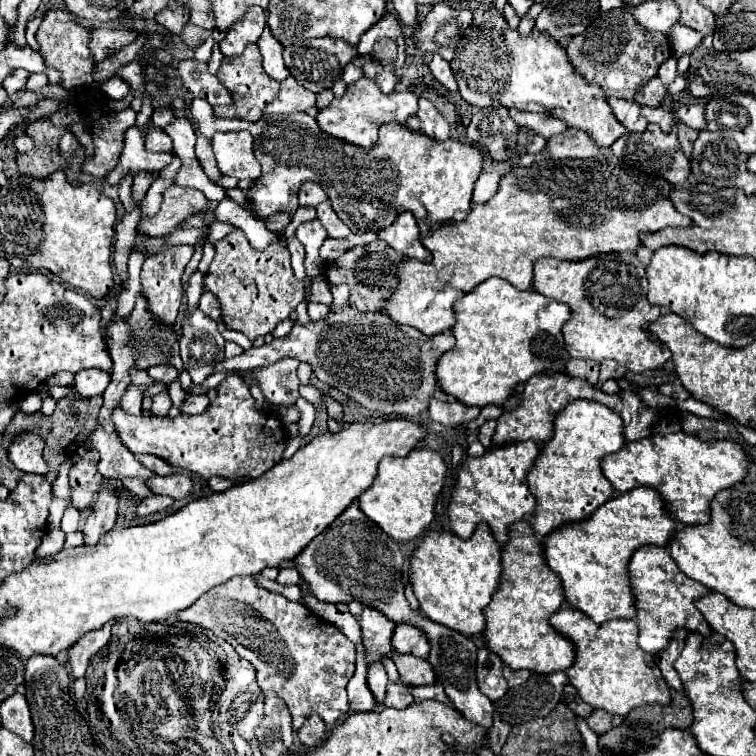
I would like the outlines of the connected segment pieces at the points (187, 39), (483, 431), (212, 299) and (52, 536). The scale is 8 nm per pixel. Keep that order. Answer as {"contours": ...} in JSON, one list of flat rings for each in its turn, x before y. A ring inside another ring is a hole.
{"contours":[[[187,23,181,31,181,41,189,47,189,49,197,49,199,45,205,43,207,37,213,37,217,43,225,39,225,31,219,31,219,29,201,29,193,23]],[[485,421,481,427,479,427,479,433,477,433,477,437,479,437,479,441,483,443,483,445,489,445,489,441,491,441,491,437,493,437,493,433,495,433,495,421]],[[202,293,199,309,207,313,213,321,221,321,221,309,219,309,219,299,213,293]],[[47,531,43,537,43,543,35,551,35,557,37,559,51,559,53,555,57,555,57,551,63,549,63,543,65,543,63,531]]]}

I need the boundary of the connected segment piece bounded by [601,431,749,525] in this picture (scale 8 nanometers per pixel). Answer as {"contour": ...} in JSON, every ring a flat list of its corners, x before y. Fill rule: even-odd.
{"contour":[[683,431,671,435,649,435,641,441,627,443,617,453,601,459,605,477,613,483,615,491,631,491,649,485,667,501,673,519,687,525,703,525,711,521,711,501,717,491,741,483,747,471,747,455,737,441,711,439,701,441]]}

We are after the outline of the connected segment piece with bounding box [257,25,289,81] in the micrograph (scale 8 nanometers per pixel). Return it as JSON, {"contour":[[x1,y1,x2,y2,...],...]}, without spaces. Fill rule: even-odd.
{"contour":[[269,25,267,29,263,31,263,35,259,37,259,49,261,49,261,55,263,55,263,67,267,69,267,73,273,77,273,79,287,79,289,77,289,69,285,67,283,63,283,45,273,37]]}

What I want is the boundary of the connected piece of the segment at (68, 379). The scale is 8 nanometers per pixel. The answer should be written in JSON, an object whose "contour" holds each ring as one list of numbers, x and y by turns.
{"contour":[[69,371,59,372,47,379,49,386,68,386,74,382,74,374]]}

